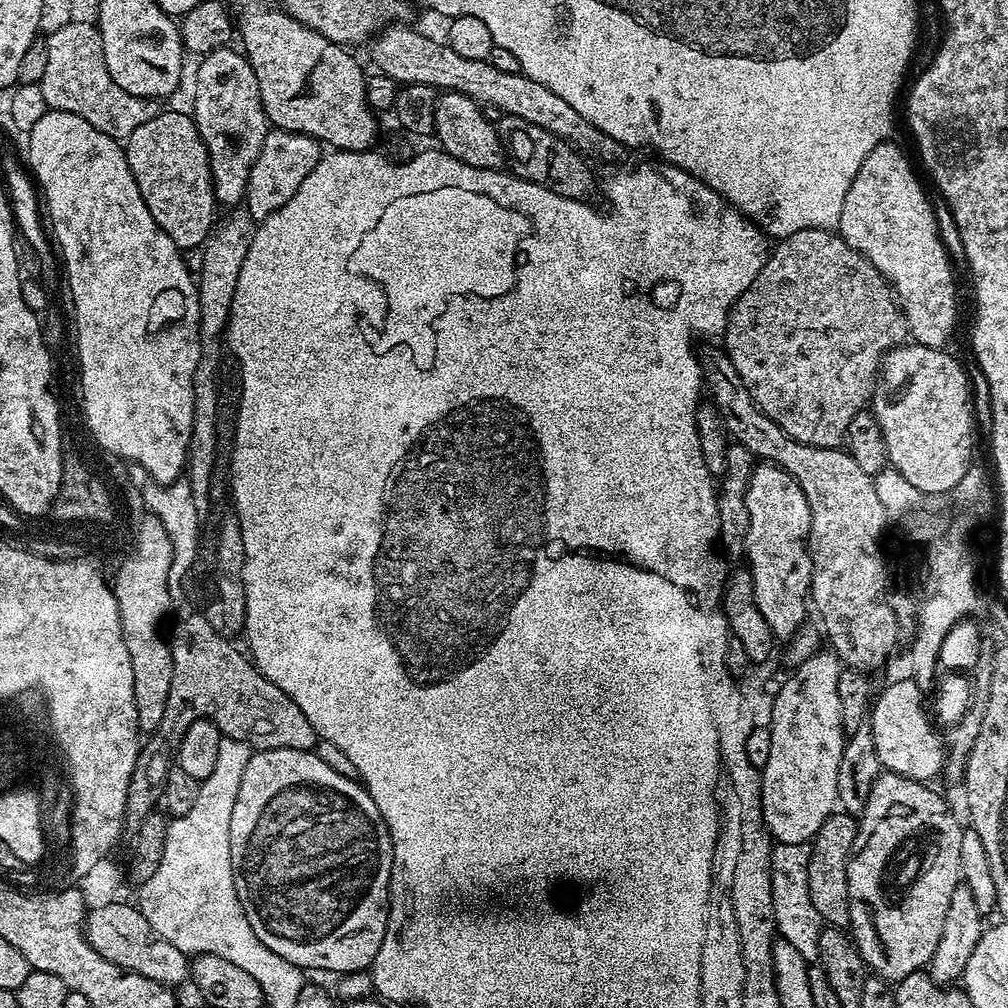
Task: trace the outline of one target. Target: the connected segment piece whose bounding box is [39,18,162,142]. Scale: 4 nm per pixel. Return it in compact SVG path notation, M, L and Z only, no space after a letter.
M73 18L61 29L47 33L46 45L48 48L46 72L43 74L39 86L47 107L51 111L78 114L78 118L86 118L86 122L90 122L90 126L102 130L102 134L110 134L110 138L121 142L127 141L128 136L134 134L134 130L138 130L138 126L142 126L142 122L150 122L150 118L154 118L162 111L161 105L157 101L126 94L126 90L122 90L122 86L118 86L118 82L114 82L114 78L110 78L110 70L106 70L106 58L102 54L100 29L96 27L95 23L88 21L87 24L84 20Z

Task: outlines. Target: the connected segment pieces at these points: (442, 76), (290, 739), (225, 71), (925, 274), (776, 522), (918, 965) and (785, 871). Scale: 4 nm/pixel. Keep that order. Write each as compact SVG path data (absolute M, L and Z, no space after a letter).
M396 22L383 27L371 37L367 47L369 46L368 52L376 63L374 68L377 73L389 76L400 86L421 84L446 92L461 92L481 106L497 108L497 113L526 118L526 122L534 122L534 126L550 130L550 134L568 141L581 154L601 152L604 156L612 156L618 151L614 138L604 135L598 130L598 126L586 122L586 118L582 118L582 114L578 114L574 106L558 98L558 94L546 90L542 82L534 82L534 78L524 75L521 71L506 74L506 70L498 70L498 66L488 63L487 60L462 58L459 54L454 54L454 50L450 50L446 42L440 41L439 44L412 28L404 27L408 26Z
M184 614L173 626L172 636L170 632L170 698L166 698L166 714L162 714L162 722L155 733L143 741L134 774L130 774L130 790L126 794L128 809L124 815L125 833L135 834L144 819L157 811L156 803L168 784L168 771L174 768L174 742L181 740L195 720L218 718L224 736L246 742L256 750L289 748L311 752L317 747L318 737L314 726L310 726L310 718L306 718L296 703L282 694L274 682L266 679L251 659L243 651L240 653L230 640L227 635L216 636L208 623L195 619L191 614Z
M231 47L216 48L199 64L194 82L192 117L210 158L216 201L223 207L232 208L243 201L250 170L268 133L267 116L261 106L258 80L243 53Z
M893 142L874 146L866 154L866 162L858 170L850 190L846 190L846 202L842 202L842 218L838 235L858 250L888 280L888 285L896 293L900 308L904 311L904 321L908 323L911 339L922 346L944 348L956 328L956 276L940 237L940 224L936 212L908 161L908 156Z
M767 462L757 465L748 476L746 490L746 510L750 510L750 534L746 538L746 567L754 582L754 602L762 618L766 618L766 626L770 626L777 641L787 642L805 623L804 607L809 607L810 604L812 559L808 556L806 543L810 534L810 502L806 502L802 486L798 486L798 482L786 470L782 470L777 464Z
M881 771L880 776L874 782L870 790L870 798L866 798L866 806L858 817L857 836L854 838L851 856L846 866L846 878L849 879L849 922L850 935L856 948L860 951L860 957L865 965L875 975L884 977L889 982L898 982L910 974L921 971L932 961L932 956L938 948L939 938L942 937L942 924L945 921L946 910L949 909L950 898L956 887L962 883L960 871L962 870L962 834L964 828L956 821L956 816L948 812L948 804L927 783L919 780L911 780L897 772Z
M778 842L772 849L770 870L775 931L781 939L790 942L802 954L804 960L814 962L820 956L821 930L824 921L812 903L808 887L811 850L811 843Z

